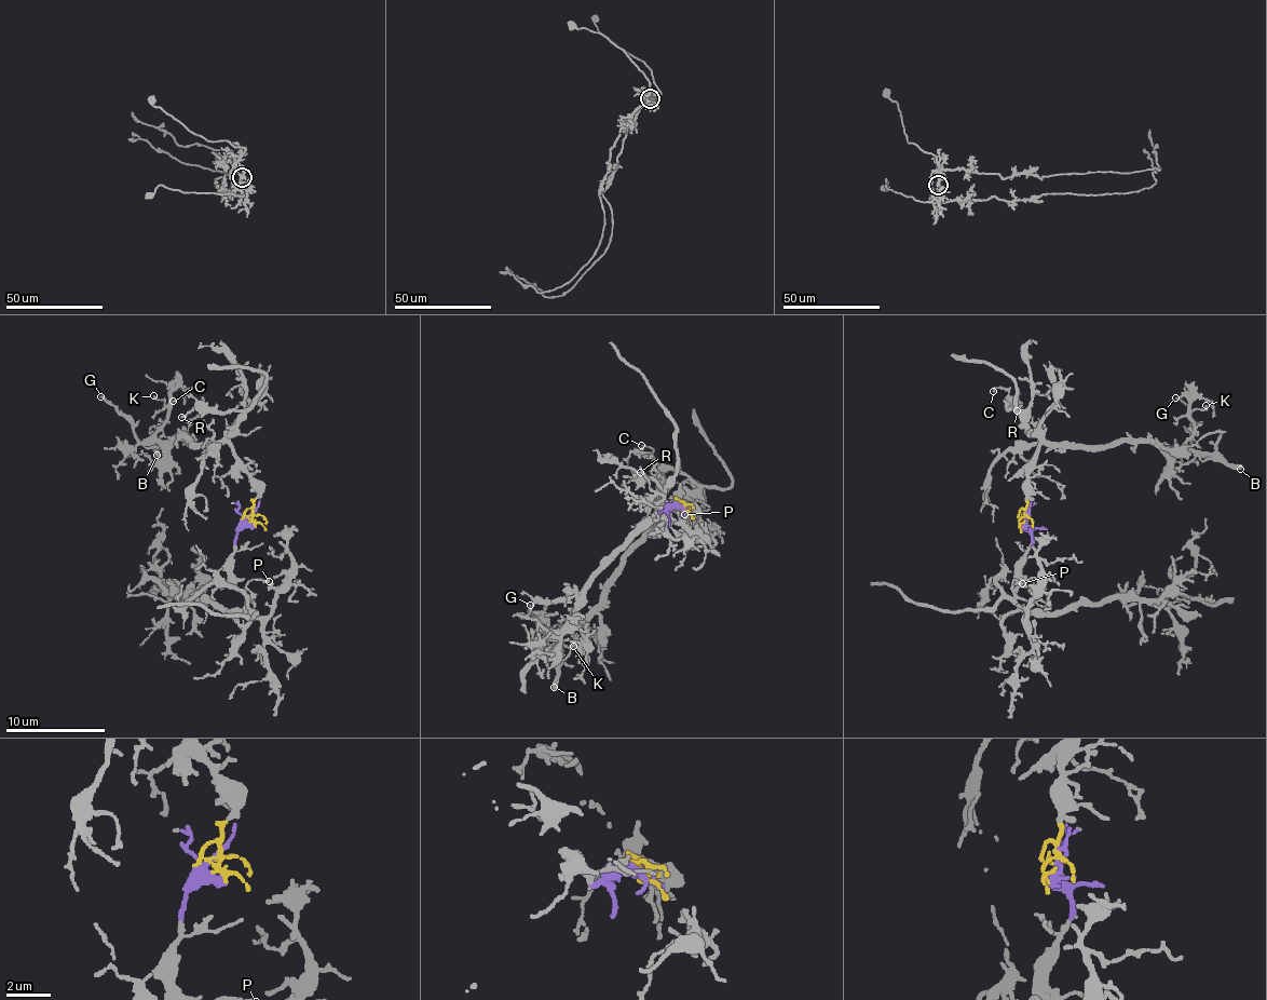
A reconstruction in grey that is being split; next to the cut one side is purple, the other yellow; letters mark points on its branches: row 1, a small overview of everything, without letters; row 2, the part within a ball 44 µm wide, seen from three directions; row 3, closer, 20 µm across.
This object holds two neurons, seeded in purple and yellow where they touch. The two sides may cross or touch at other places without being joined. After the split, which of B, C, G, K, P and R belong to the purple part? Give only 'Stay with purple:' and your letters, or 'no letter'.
Stay with purple: P

